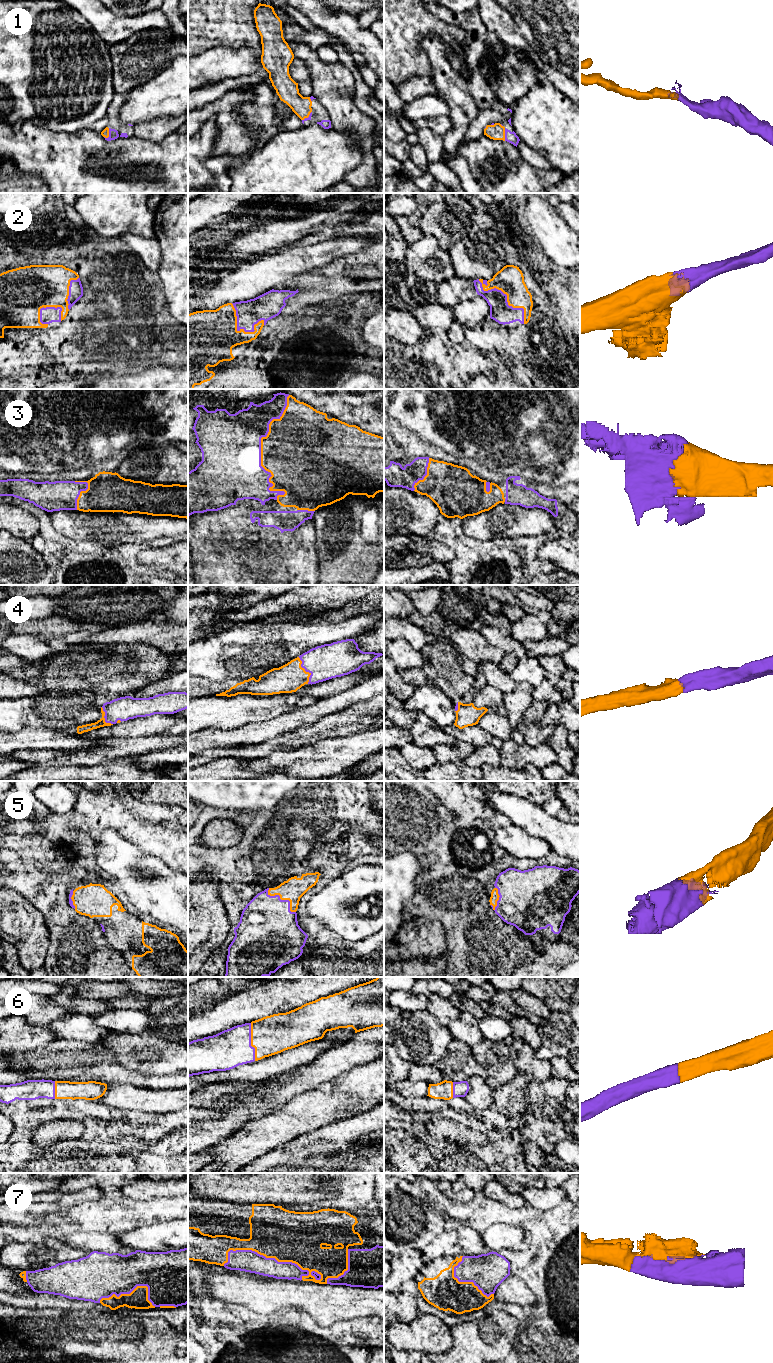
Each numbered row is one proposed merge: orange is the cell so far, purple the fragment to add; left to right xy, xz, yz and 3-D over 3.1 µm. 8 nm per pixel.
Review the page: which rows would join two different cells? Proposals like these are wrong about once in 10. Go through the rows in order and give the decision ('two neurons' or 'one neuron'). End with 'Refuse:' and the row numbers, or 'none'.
1: one neuron
2: one neuron
3: one neuron
4: one neuron
5: one neuron
6: one neuron
7: one neuron
Refuse: none

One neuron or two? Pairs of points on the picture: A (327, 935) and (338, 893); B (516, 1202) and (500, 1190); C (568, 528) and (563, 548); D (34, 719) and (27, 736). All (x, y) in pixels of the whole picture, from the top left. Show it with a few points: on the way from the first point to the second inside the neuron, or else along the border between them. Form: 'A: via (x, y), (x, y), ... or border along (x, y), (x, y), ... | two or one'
A: border along (328, 927), (349, 942) | two
B: via (512, 1200), (504, 1194) | one
C: border along (562, 533), (569, 535) | two
D: border along (54, 728), (24, 727), (10, 732) | two

